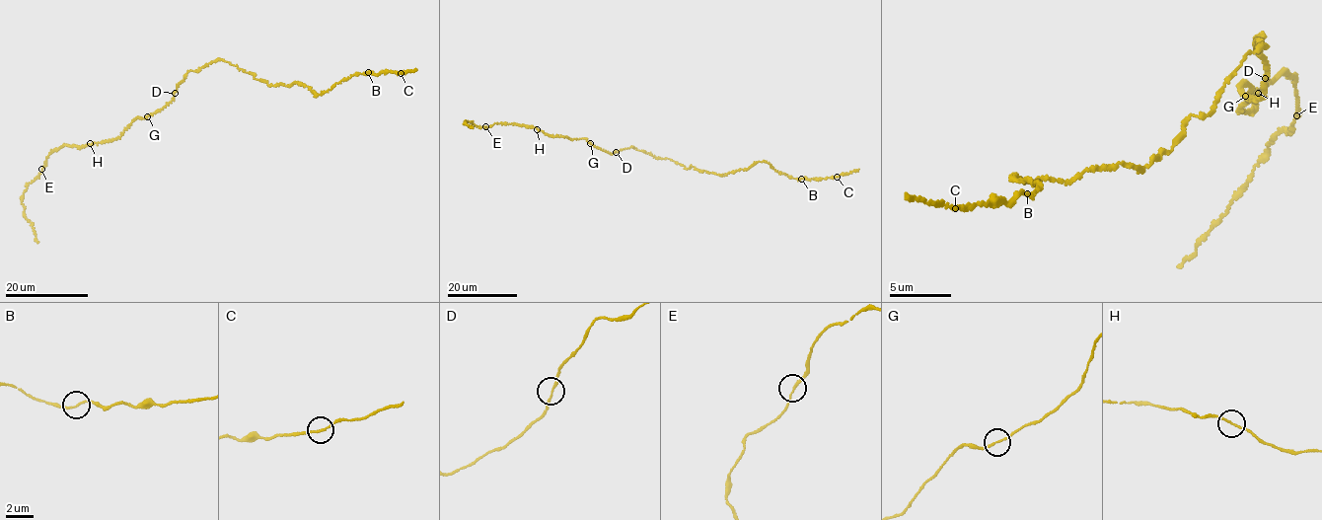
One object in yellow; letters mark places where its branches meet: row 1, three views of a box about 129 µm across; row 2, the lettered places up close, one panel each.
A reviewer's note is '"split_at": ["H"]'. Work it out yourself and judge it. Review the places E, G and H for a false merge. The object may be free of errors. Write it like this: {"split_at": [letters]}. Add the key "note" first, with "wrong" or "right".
{"note": "wrong", "split_at": []}

